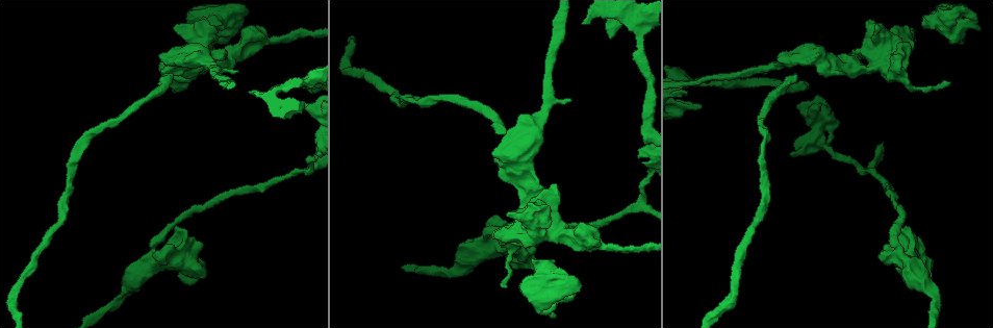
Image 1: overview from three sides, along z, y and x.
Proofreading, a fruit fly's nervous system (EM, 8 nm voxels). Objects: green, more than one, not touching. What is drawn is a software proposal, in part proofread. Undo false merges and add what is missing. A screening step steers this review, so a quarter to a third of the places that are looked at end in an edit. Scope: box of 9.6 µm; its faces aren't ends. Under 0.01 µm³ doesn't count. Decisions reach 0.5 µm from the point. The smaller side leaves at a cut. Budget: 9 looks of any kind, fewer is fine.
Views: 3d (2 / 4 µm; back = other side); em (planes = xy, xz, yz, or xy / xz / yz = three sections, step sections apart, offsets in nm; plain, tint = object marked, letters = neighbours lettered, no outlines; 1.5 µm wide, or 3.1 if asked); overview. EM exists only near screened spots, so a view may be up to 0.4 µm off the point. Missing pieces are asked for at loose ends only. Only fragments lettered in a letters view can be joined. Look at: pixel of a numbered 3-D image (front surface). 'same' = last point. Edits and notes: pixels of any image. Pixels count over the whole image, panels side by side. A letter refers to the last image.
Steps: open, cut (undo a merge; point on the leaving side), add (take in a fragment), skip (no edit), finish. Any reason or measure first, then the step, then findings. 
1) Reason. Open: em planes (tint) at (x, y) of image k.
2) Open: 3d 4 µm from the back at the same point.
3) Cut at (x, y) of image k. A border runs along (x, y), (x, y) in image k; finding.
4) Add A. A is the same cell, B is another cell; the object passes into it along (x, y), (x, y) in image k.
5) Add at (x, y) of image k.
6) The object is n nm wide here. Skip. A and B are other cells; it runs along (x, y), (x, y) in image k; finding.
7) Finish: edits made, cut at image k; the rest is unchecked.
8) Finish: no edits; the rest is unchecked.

Free end. Open: 3d 2 µm from the back at (308, 104) of image 1.

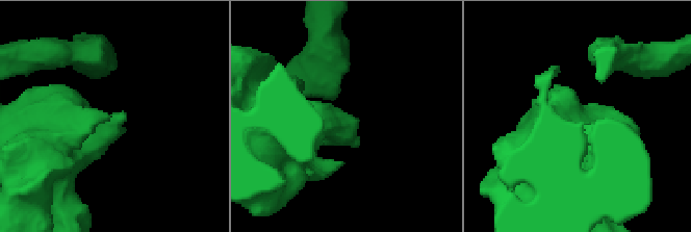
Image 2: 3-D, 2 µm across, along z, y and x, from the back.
Open: em planes (plain) at (126, 116) of image 2.

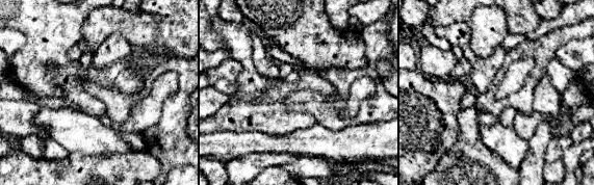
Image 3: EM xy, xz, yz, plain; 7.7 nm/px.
See the neighbours. Open: em planes (letters) at the same point.

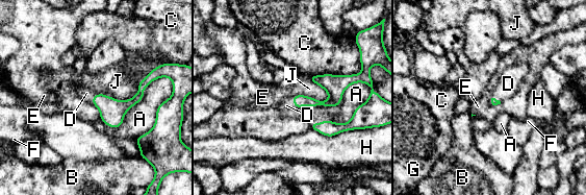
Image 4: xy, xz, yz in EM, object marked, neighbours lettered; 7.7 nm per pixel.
The longest contact is with C, 400 nm. Add D. D is the same cell, A, B, C, E, F, G, H and J are other cells; it goes on there.

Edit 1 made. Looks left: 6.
Open: em yz step 4 (tint) at (924, 17) of image 1.

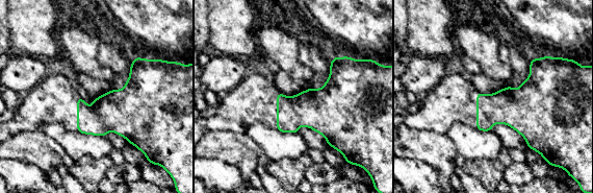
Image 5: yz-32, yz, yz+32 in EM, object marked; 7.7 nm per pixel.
Open: em yz step 4 (letters) at the same point.

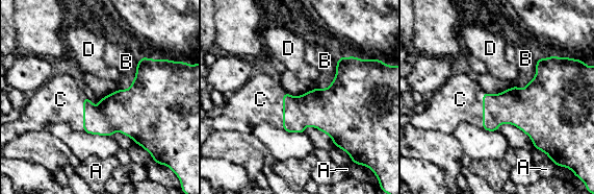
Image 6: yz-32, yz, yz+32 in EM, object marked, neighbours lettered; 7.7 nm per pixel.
Add C. C is the same cell, A, B and D are other cells; the neuron continues.

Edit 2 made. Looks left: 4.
Thin end. Open: em planes (letters) at (948, 83) of image 1.

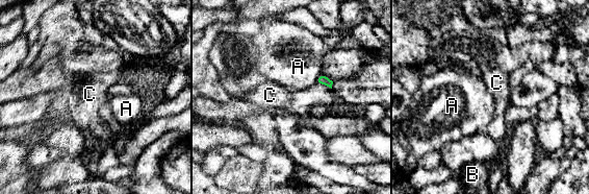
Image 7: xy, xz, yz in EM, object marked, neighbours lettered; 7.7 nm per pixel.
Skip. A, B and C are other cells; a border runs along (321, 73), (315, 81) in image 7; none of them fits.

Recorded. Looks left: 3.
Finish: edits made, add at image 4, add at image 6; the rest is unchecked.

